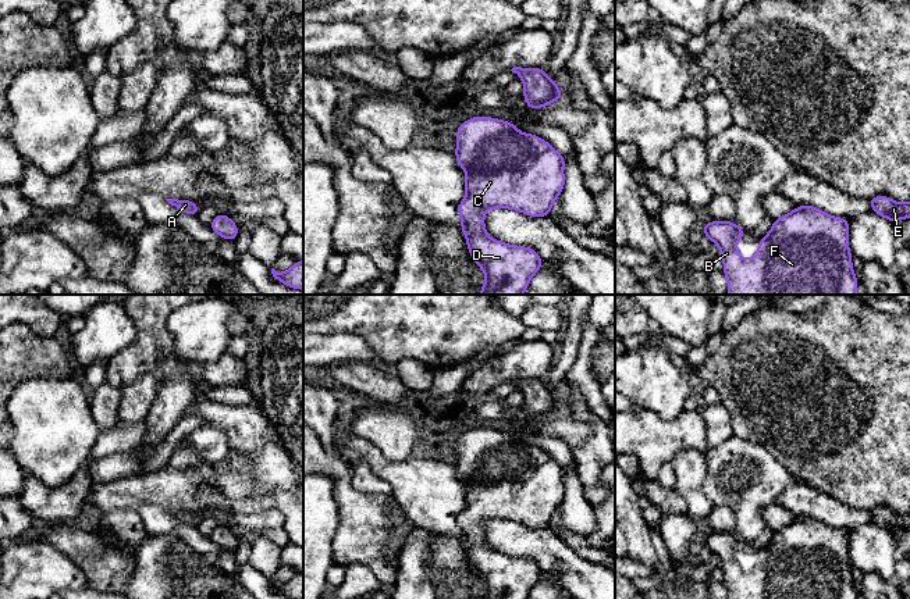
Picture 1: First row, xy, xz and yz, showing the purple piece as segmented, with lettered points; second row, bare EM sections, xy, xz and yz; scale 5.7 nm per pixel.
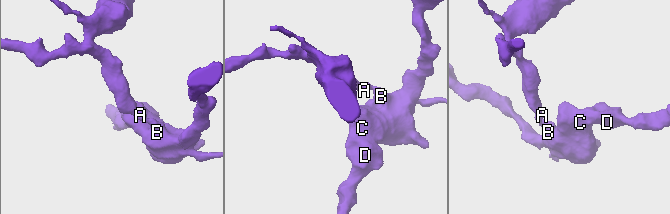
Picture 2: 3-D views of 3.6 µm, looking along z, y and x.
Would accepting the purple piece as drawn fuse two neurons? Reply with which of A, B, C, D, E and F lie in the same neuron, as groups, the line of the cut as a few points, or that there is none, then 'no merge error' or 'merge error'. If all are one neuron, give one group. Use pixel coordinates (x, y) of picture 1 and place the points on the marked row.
A B C D E F; no cut; no merge error

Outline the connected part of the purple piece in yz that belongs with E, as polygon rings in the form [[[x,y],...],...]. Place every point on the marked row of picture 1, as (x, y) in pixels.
[[[872,196],[870,197],[871,211],[877,213],[897,225],[897,220],[910,218],[910,202],[897,203],[888,196]]]

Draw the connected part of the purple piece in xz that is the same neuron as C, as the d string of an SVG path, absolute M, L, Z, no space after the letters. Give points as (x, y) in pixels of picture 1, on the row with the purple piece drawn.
M472 117L456 129L456 163L466 172L466 197L458 204L459 228L473 261L484 271L486 281L479 295L523 295L532 277L544 267L532 247L513 246L488 236L484 213L490 208L511 208L529 217L548 217L565 185L565 157L540 136L519 132L513 122Z

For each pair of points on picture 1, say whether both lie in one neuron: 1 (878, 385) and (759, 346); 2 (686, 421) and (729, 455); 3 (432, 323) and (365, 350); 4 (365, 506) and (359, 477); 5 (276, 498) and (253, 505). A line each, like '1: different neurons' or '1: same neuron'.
1: same neuron
2: different neurons
3: same neuron
4: different neurons
5: same neuron

